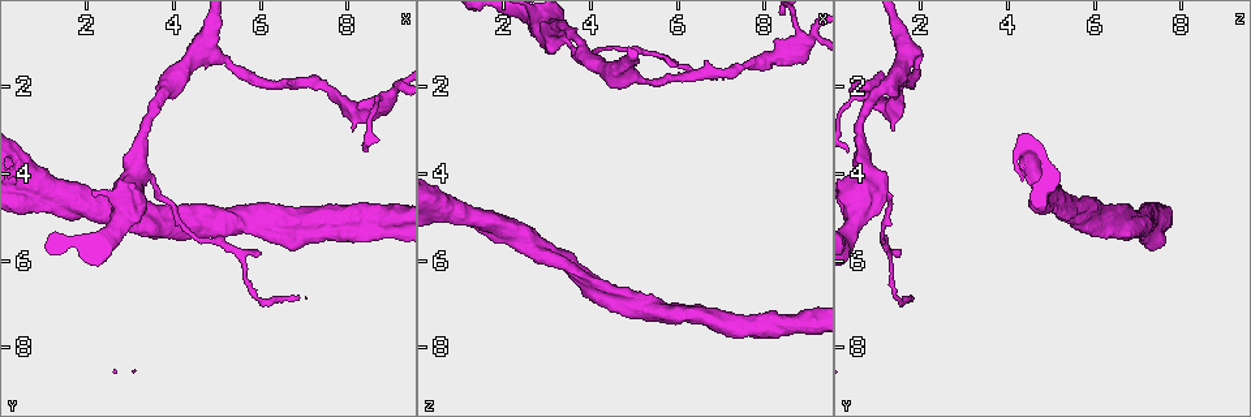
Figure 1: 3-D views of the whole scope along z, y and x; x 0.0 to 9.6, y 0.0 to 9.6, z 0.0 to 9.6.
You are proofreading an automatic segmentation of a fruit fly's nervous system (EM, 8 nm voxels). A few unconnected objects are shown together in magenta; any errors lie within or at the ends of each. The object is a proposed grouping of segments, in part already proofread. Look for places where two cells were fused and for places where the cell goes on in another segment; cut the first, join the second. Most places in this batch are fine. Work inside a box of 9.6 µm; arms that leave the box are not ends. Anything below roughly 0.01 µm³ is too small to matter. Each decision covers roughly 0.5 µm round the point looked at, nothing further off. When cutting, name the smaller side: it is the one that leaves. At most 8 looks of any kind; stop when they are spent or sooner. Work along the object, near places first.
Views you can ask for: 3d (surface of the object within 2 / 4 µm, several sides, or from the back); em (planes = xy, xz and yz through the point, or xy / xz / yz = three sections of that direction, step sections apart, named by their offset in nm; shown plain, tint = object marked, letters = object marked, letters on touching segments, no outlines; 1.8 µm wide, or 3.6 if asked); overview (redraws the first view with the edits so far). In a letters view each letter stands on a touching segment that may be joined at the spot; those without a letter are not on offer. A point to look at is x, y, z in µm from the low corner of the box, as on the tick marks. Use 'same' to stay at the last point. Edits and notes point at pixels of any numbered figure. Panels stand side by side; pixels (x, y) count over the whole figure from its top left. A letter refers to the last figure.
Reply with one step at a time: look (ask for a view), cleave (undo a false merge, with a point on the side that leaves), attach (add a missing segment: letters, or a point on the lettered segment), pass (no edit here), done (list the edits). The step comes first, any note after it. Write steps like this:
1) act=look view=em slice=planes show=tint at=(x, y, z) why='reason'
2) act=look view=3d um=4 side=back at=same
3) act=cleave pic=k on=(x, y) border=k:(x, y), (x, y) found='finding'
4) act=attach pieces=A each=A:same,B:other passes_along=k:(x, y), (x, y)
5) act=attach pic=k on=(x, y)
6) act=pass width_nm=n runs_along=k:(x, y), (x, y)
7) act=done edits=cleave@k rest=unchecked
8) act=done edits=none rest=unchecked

act=look view=3d um=2 at=(8.10, 2.45, 1.30) why='calibre changes'

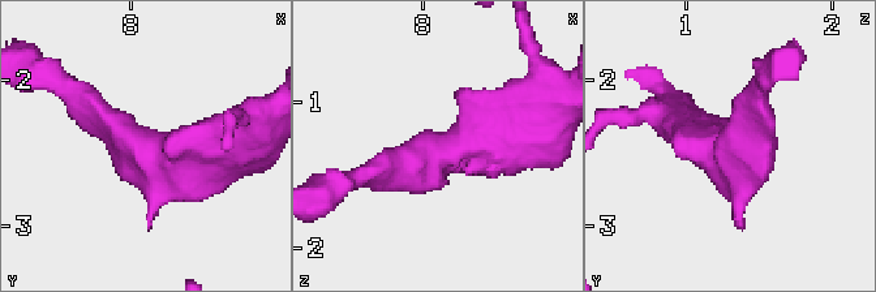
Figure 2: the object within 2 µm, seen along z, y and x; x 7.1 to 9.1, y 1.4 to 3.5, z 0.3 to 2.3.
act=look view=em slice=xz step=16 show=letters at=(8.10, 2.48, 1.38) arm_widths_nm=190,360

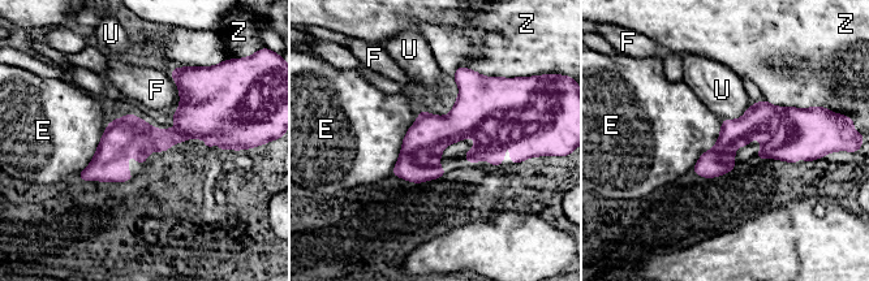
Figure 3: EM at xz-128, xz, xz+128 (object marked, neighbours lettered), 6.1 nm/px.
act=pass each=E:other,F:other,U:other,Z:other border=3:(422, 109), (403, 139), (391, 173) found='all the same cell'

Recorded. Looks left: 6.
act=look view=em um=3.6 slice=planes show=plain at=(3.05, 4.20, 0.60) why='sudden change in width'

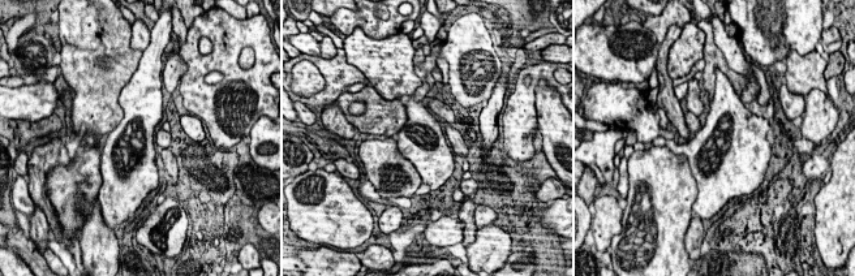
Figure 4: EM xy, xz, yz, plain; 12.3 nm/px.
act=look view=em um=3.6 slice=planes show=tint at=same

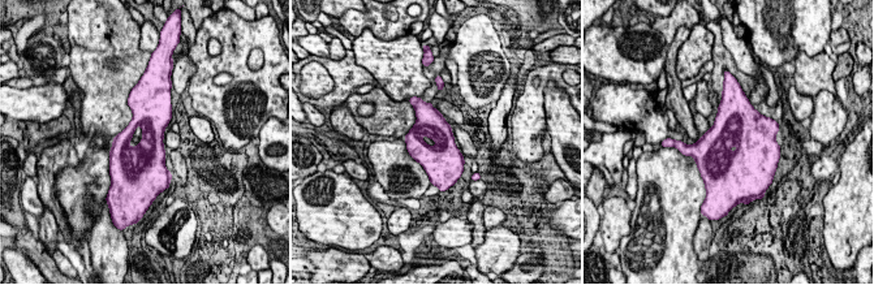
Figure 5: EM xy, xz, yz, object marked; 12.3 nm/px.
act=look view=em um=3.6 slice=planes show=letters at=same why='see the neighbours'

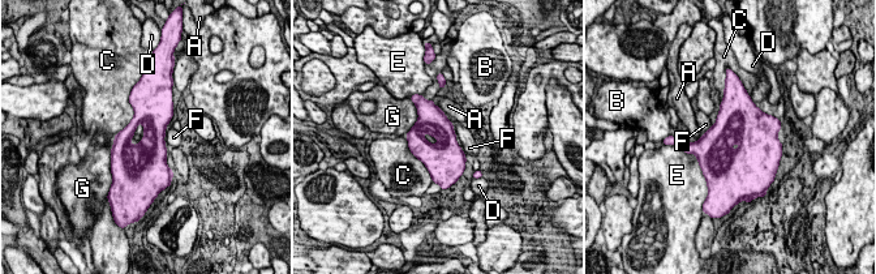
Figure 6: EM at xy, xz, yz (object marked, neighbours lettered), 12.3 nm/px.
act=pass longest_contact=C:700nm each=A:other,B:other,C:other,D:other,E:other,F:other,G:other border=6:(712, 125), (699, 138), (688, 142) found='continuous, no second cell'

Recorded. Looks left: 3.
act=look view=3d um=2 at=(4.10, 4.80, 6.50) why='free end'

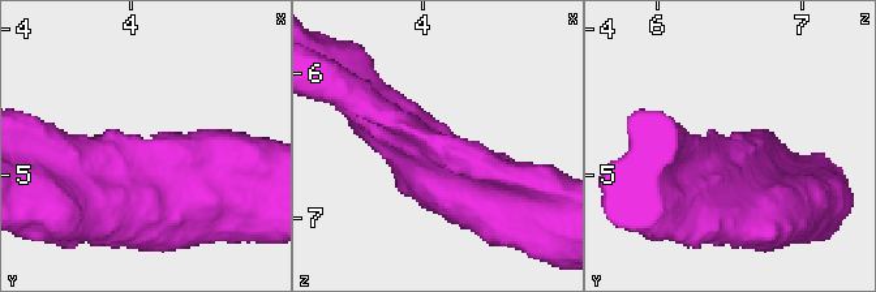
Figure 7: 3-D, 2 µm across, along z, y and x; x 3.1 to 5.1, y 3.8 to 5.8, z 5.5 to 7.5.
act=look view=em slice=xy step=16 show=letters at=(4.06, 4.72, 6.46) why='shape alone is not enough'

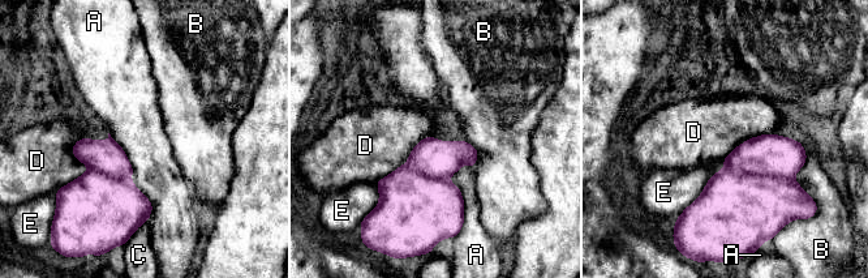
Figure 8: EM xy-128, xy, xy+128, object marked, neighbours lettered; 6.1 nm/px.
act=look view=em slice=planes show=letters at=same why='another direction'

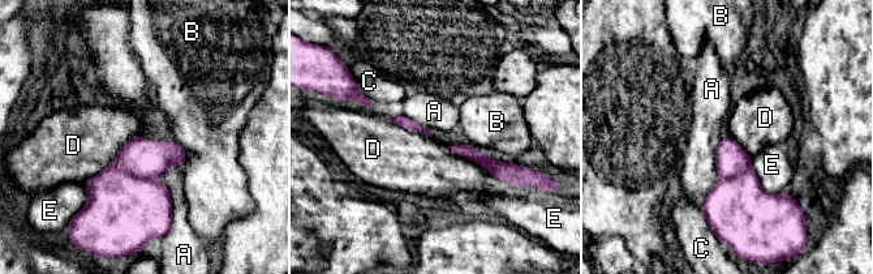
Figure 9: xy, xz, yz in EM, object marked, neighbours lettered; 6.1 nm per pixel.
act=pass each=A:other,B:other,C:other,D:other,E:other border=9:(138, 135), (112, 163), (84, 182) found='none of them fits'

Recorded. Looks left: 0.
act=done edits=none rest=unchecked

